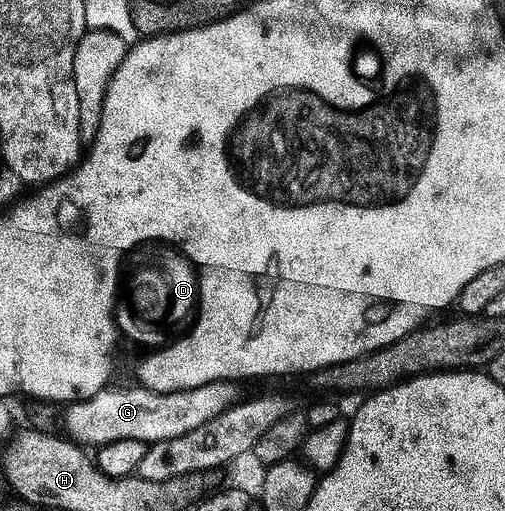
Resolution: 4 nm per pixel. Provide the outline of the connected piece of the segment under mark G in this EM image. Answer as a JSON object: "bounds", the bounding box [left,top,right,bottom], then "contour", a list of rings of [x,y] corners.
{"bounds":[62,381,237,449],"contour":[[[225,381],[189,391],[158,393],[135,385],[109,385],[93,399],[71,404],[63,412],[62,427],[67,438],[85,449],[99,449],[118,441],[142,441],[149,445],[174,441],[174,437],[186,437],[186,433],[202,429],[202,425],[237,406],[236,387],[235,382]]]}

